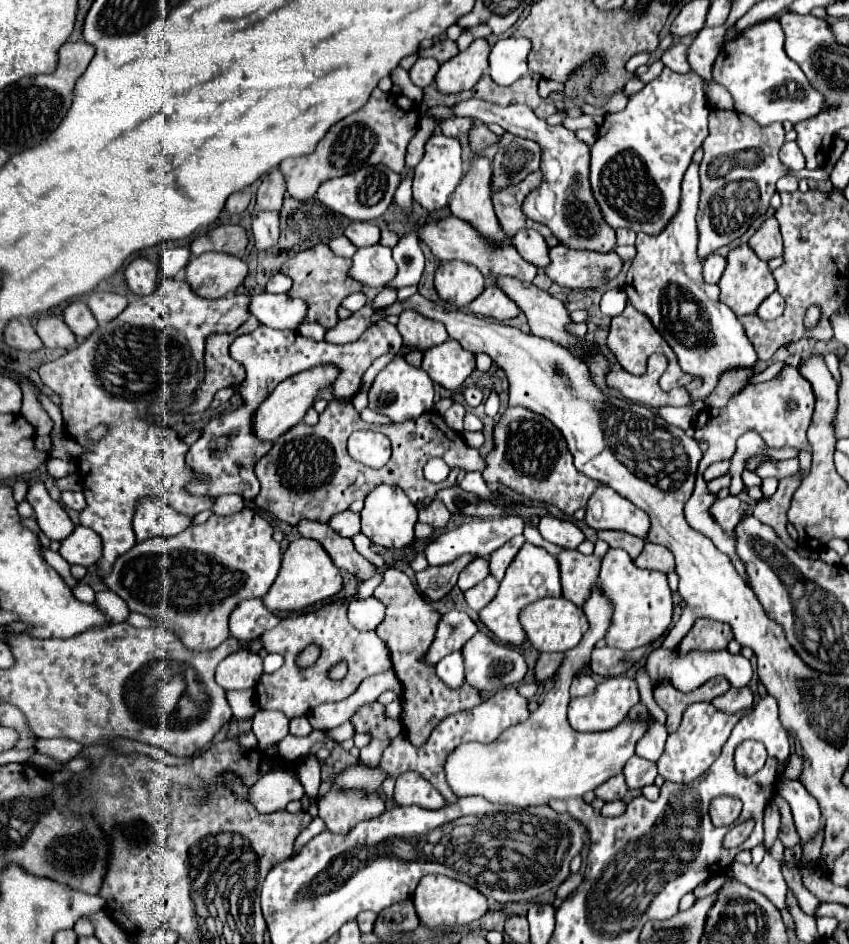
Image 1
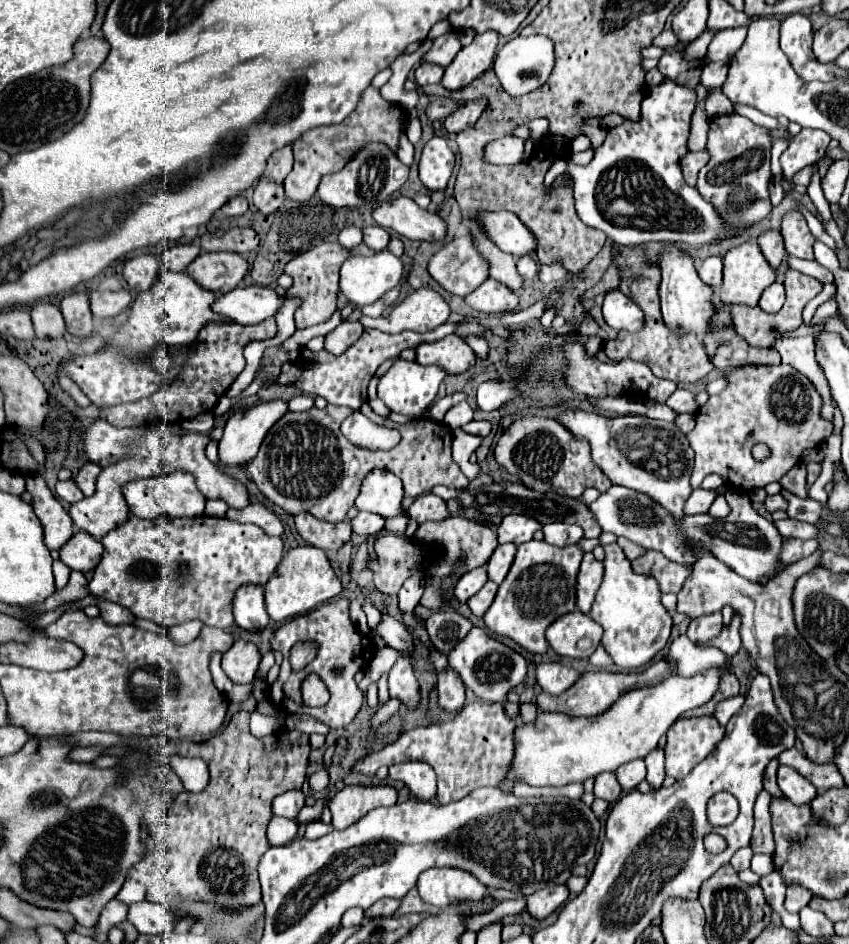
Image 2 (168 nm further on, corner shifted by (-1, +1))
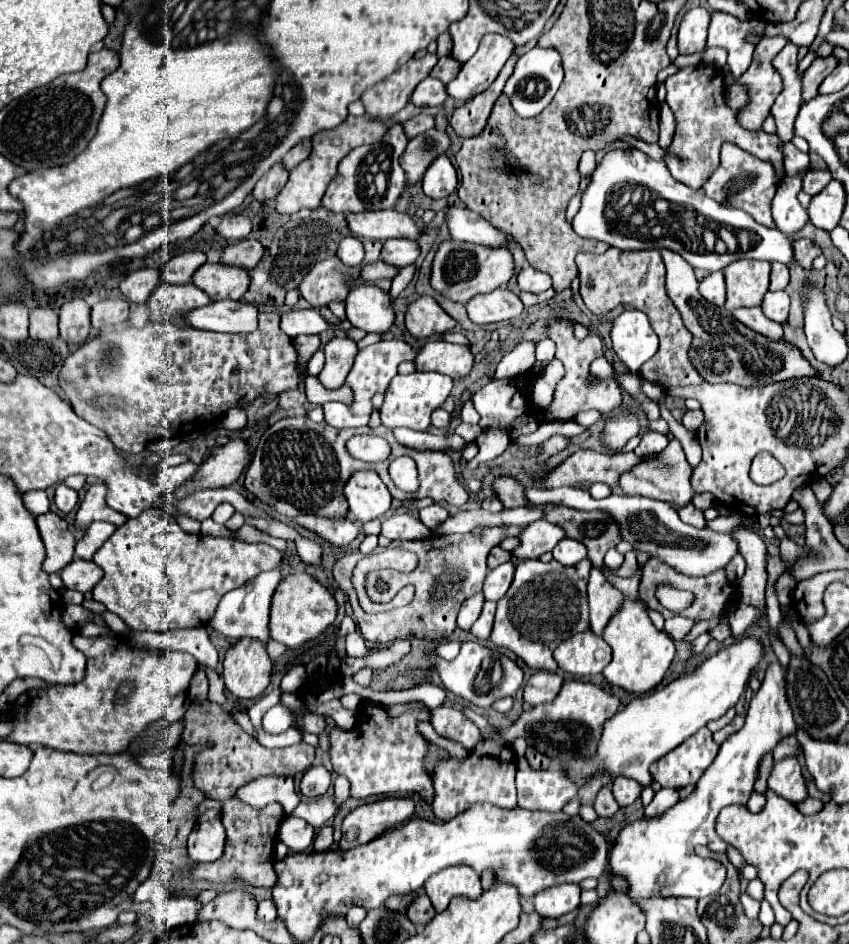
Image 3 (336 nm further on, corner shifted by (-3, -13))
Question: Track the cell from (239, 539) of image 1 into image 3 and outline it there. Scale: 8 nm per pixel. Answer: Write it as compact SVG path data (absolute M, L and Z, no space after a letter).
M151 508L143 510L139 518L129 518L123 526L119 526L93 556L93 562L105 572L103 580L93 588L93 600L105 604L109 612L117 614L135 632L163 632L175 628L205 626L215 614L219 600L229 590L243 586L265 570L277 568L279 560L279 550L269 544L249 544L233 536L189 534L179 528L173 516L161 508Z

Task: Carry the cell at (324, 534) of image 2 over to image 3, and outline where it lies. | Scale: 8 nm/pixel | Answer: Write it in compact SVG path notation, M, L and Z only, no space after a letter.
M301 514L299 518L295 518L295 522L299 526L305 526L307 530L319 534L321 538L325 538L327 542L331 542L333 546L339 546L339 548L351 544L359 534L359 526L349 516L319 518L319 516L311 516L311 514Z

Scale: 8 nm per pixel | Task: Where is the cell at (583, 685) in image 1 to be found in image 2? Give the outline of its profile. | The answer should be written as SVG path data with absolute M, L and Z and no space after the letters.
M541 664L537 668L537 682L547 694L561 694L569 690L581 674L573 668L567 668L563 664Z

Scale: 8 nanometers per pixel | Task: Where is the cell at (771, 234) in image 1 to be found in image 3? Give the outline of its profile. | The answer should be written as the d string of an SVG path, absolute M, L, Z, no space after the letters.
M773 262L769 290L783 290L787 284L789 284L789 268L779 264L779 262Z

